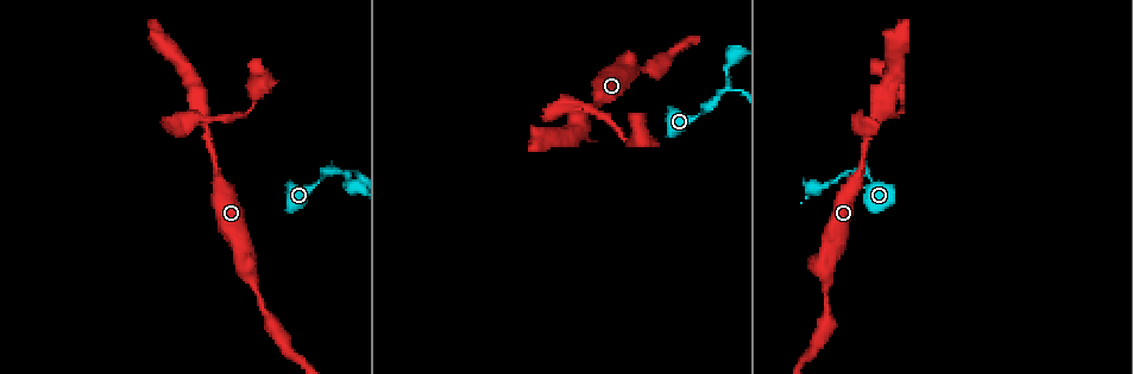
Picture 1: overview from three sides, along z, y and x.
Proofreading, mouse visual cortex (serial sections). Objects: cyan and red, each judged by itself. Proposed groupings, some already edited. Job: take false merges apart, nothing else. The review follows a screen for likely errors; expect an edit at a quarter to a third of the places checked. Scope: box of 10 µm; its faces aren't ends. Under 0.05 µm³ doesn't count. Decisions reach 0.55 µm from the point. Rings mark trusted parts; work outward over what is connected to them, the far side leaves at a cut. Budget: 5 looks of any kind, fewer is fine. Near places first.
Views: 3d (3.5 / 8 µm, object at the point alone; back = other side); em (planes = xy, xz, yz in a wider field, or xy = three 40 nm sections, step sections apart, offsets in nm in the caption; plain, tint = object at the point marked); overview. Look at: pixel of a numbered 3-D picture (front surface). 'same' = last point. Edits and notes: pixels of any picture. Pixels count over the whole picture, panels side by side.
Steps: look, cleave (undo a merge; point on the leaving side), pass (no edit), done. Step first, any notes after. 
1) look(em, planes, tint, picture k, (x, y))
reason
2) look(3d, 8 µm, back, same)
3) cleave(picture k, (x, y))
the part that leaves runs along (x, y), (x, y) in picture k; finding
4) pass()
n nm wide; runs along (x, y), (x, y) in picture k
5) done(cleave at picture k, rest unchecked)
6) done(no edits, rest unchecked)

look(3d, 3.5 µm, back, picture 1, (586, 117))
four or more arms meet

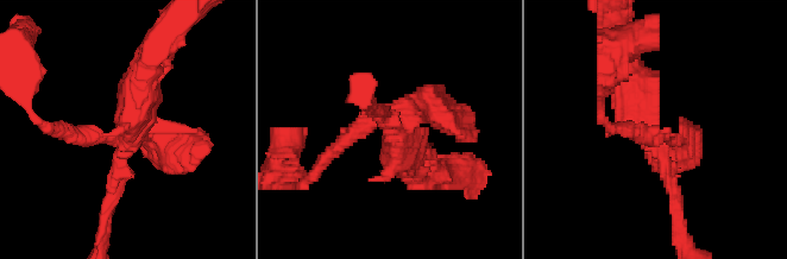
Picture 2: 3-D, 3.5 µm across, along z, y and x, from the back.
look(em, xy, step 2, tint, picture 2, (392, 130))
need the tissue

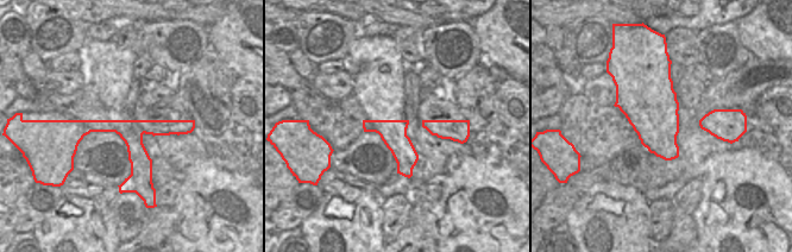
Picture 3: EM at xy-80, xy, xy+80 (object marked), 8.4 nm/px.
cleave(picture 2, (183, 139))
border along (139, 120), (139, 127), (144, 132) in picture 3; a second cell is stuck on

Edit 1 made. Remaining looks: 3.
look(3d, 3.5 µm, picture 1, (347, 172))
three arms meet

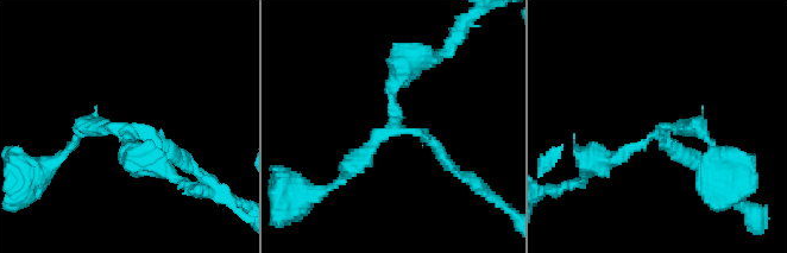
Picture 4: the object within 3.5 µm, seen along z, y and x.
look(em, xy, step 5, plain, picture 4, (659, 131))
now the EM

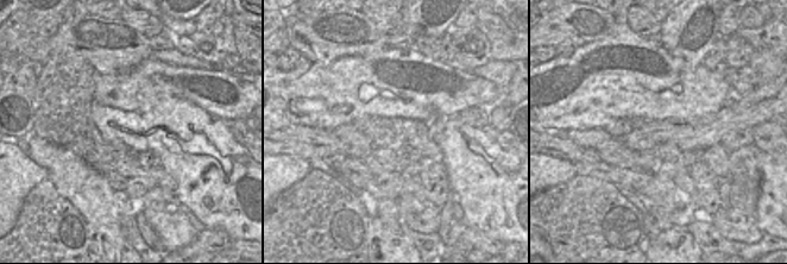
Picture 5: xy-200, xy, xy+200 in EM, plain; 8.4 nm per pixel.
look(em, xy, step 5, tint, same)

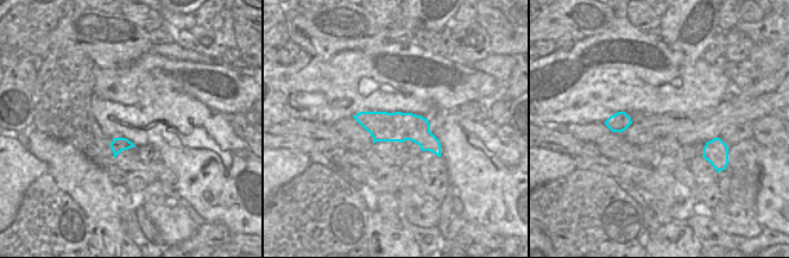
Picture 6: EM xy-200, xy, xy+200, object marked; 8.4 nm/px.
cleave(picture 4, (395, 63))
260 nm wide; the part that leaves runs along (391, 102), (402, 69), (439, 50) in picture 4; a second cell is stuck on

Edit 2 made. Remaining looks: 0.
done(cleave at picture 2, cleave at picture 4, rest unchecked)

